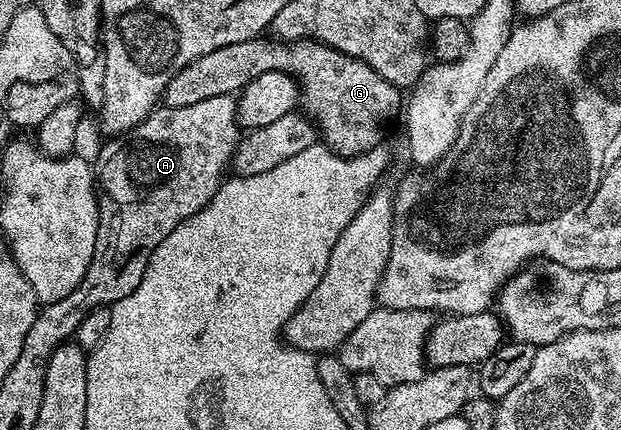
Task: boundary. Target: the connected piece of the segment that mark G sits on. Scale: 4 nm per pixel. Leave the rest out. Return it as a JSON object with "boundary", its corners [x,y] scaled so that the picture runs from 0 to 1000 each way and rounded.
{"boundary":[[[432,84],[404,88],[395,98],[370,102],[364,112],[345,112],[345,121],[332,121],[332,130],[319,130],[311,144],[300,149],[293,167],[287,167],[271,188],[261,237],[274,251],[300,251],[300,242],[319,242],[319,233],[338,233],[338,223],[378,221],[391,209],[398,191],[409,186],[422,167],[436,163],[469,172],[477,184],[477,198],[483,205],[488,263],[512,295],[520,337],[538,356],[549,358],[552,367],[567,367],[572,358],[581,358],[614,337],[620,328],[618,300],[623,298],[625,281],[638,263],[639,272],[647,256],[647,209],[631,200],[602,158],[593,156],[586,144],[554,128],[535,109],[522,107],[515,98],[491,93],[452,98]]]}

